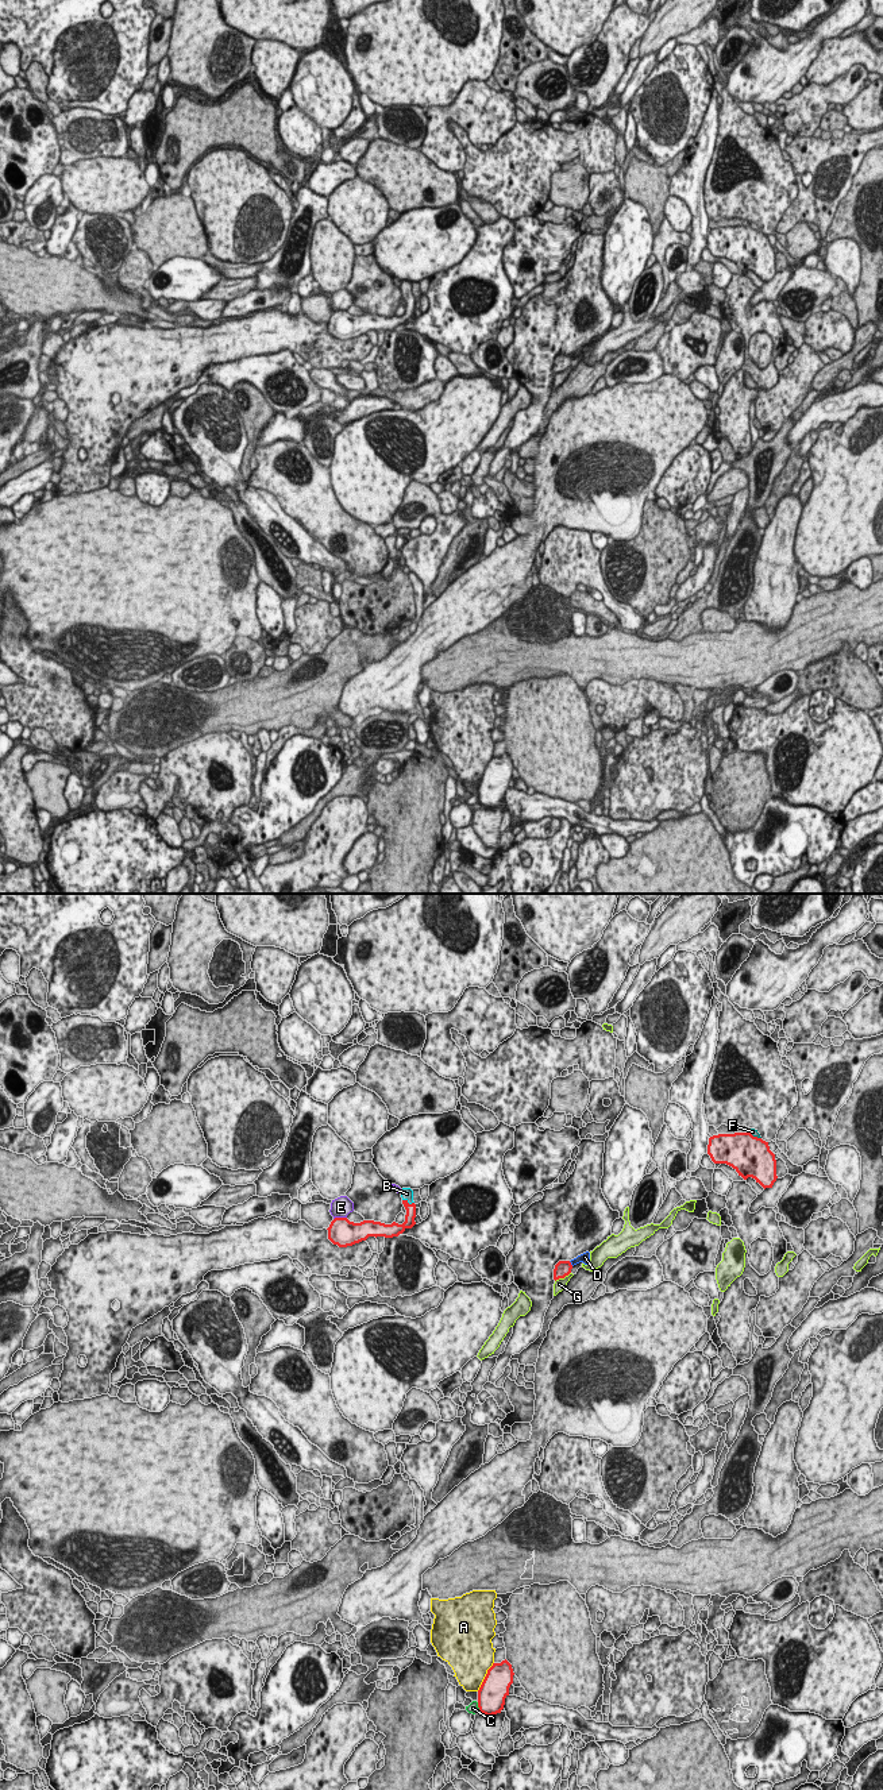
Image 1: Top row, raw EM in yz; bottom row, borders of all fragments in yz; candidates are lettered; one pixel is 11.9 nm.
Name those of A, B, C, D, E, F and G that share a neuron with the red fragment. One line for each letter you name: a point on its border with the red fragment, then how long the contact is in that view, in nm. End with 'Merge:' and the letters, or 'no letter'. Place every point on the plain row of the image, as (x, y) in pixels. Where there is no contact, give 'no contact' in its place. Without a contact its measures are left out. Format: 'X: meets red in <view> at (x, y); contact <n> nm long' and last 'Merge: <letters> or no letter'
B: meets red in yz at (407, 294); contact 150 nm long
Merge: B

